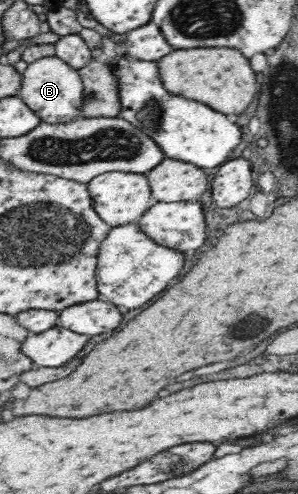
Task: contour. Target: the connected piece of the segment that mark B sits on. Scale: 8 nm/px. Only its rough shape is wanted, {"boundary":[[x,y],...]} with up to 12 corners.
{"boundary":[[57,56],[22,73],[17,96],[41,122],[84,118],[85,84]]}

